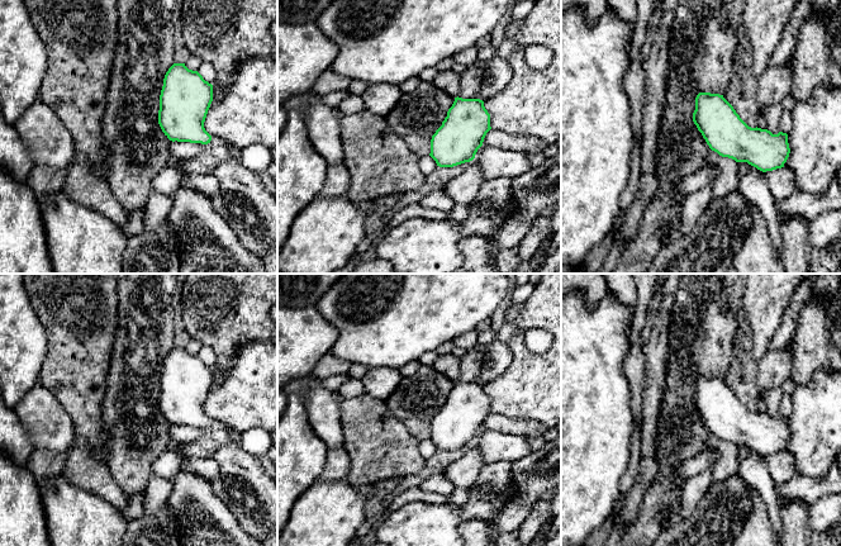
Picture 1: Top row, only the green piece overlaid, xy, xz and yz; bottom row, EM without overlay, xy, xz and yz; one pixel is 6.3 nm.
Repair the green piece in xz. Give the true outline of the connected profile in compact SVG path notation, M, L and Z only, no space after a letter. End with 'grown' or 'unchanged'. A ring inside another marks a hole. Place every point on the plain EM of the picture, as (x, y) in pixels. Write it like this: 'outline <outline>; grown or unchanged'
outline M457 380L442 409L432 419L429 440L439 451L470 446L490 413L490 398L484 385Z; unchanged

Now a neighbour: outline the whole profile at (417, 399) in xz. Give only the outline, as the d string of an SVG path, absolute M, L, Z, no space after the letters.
M420 365L414 375L402 379L385 403L413 437L428 440L432 419L442 409L453 385L455 381L432 366Z

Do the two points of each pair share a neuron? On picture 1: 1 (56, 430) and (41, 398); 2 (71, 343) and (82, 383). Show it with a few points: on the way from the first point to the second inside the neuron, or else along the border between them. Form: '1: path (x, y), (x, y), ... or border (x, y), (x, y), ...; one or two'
1: path (48, 422), (41, 413), (41, 406); one
2: path (76, 354), (76, 373); one

